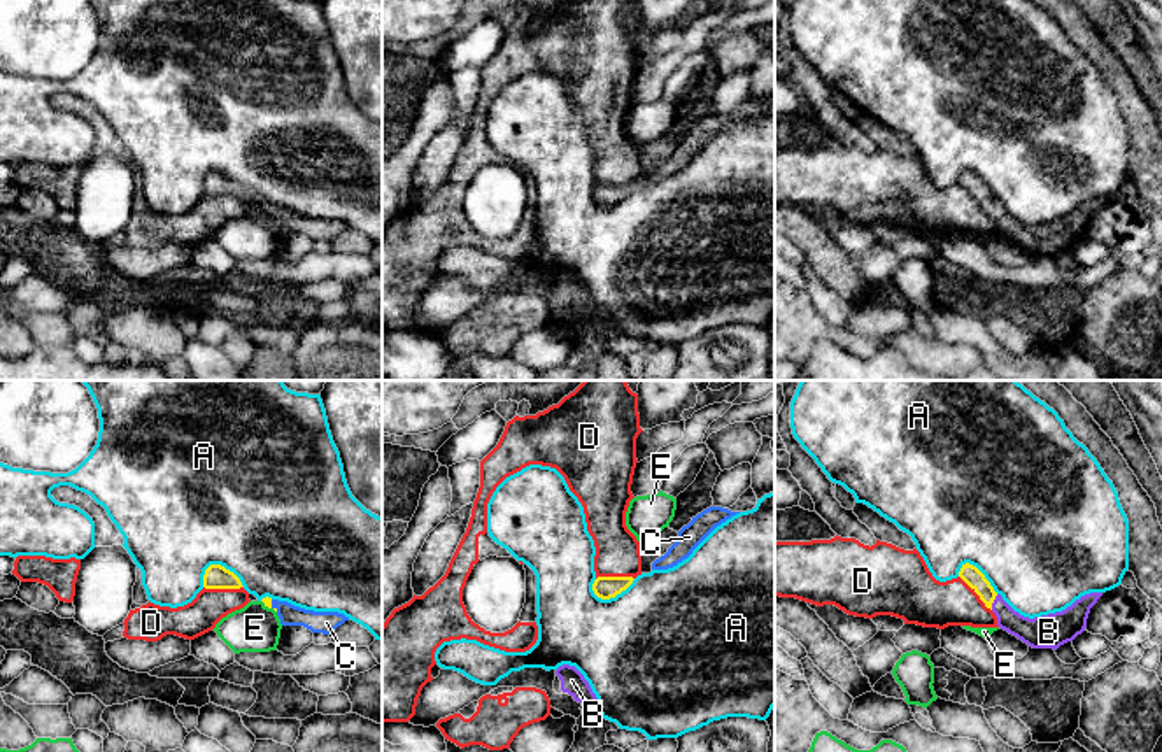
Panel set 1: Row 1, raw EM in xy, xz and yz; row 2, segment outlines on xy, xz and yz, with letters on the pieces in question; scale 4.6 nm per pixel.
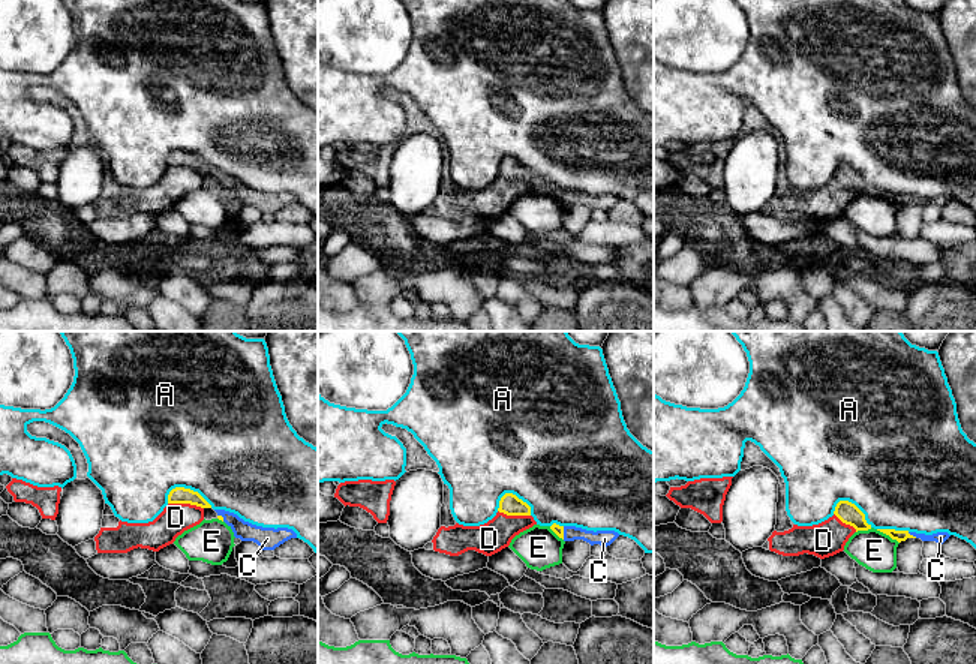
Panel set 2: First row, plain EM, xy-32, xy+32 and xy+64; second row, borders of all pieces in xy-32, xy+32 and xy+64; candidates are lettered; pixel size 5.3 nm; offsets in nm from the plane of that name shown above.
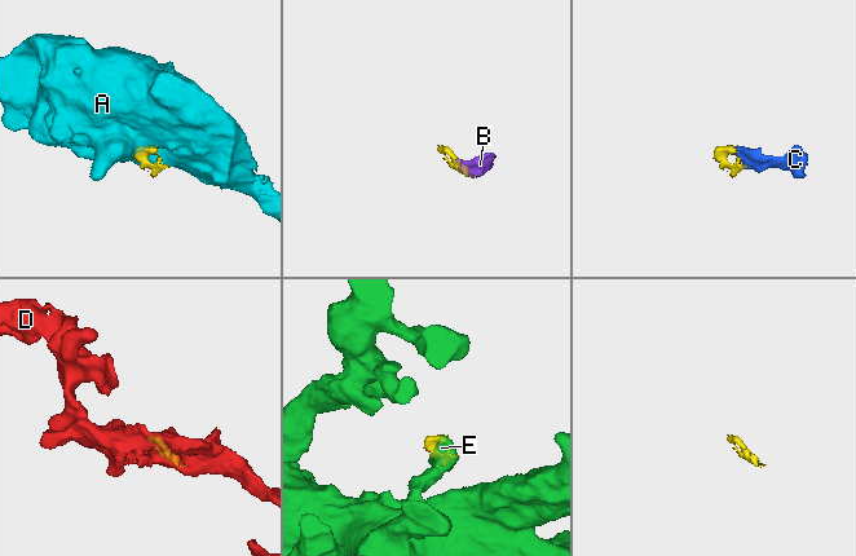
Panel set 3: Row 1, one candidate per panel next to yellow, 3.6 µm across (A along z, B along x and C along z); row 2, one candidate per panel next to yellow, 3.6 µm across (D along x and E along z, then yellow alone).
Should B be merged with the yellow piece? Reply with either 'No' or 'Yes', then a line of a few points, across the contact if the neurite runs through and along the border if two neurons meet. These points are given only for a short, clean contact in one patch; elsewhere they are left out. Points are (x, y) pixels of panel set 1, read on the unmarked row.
Yes. Line: yz (971, 183), (992, 209), (1019, 234), (1038, 239)

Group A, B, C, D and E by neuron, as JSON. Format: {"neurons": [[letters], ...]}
{"neurons": [["A"], ["B", "C"], ["D"], ["E"]]}

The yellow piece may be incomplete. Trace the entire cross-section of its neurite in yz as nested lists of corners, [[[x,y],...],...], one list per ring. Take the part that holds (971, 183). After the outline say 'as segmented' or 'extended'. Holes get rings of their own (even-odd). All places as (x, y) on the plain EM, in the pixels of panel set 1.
[[[962,172],[959,184],[980,203],[987,216],[997,224],[997,233],[1017,244],[1032,256],[1053,256],[1073,249],[1087,235],[1090,216],[1102,200],[1090,200],[1076,207],[1062,219],[1024,224],[1015,219],[1001,202],[994,198],[985,182],[973,172]]] | extended

